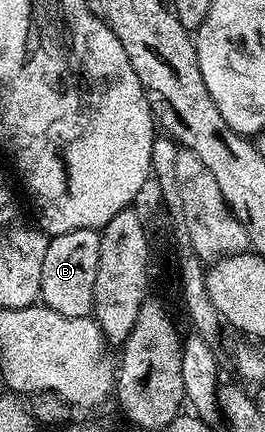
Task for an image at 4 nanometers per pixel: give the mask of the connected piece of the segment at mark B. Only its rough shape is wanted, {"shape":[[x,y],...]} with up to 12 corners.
{"shape":[[100,231],[49,238],[40,299],[89,317]]}

